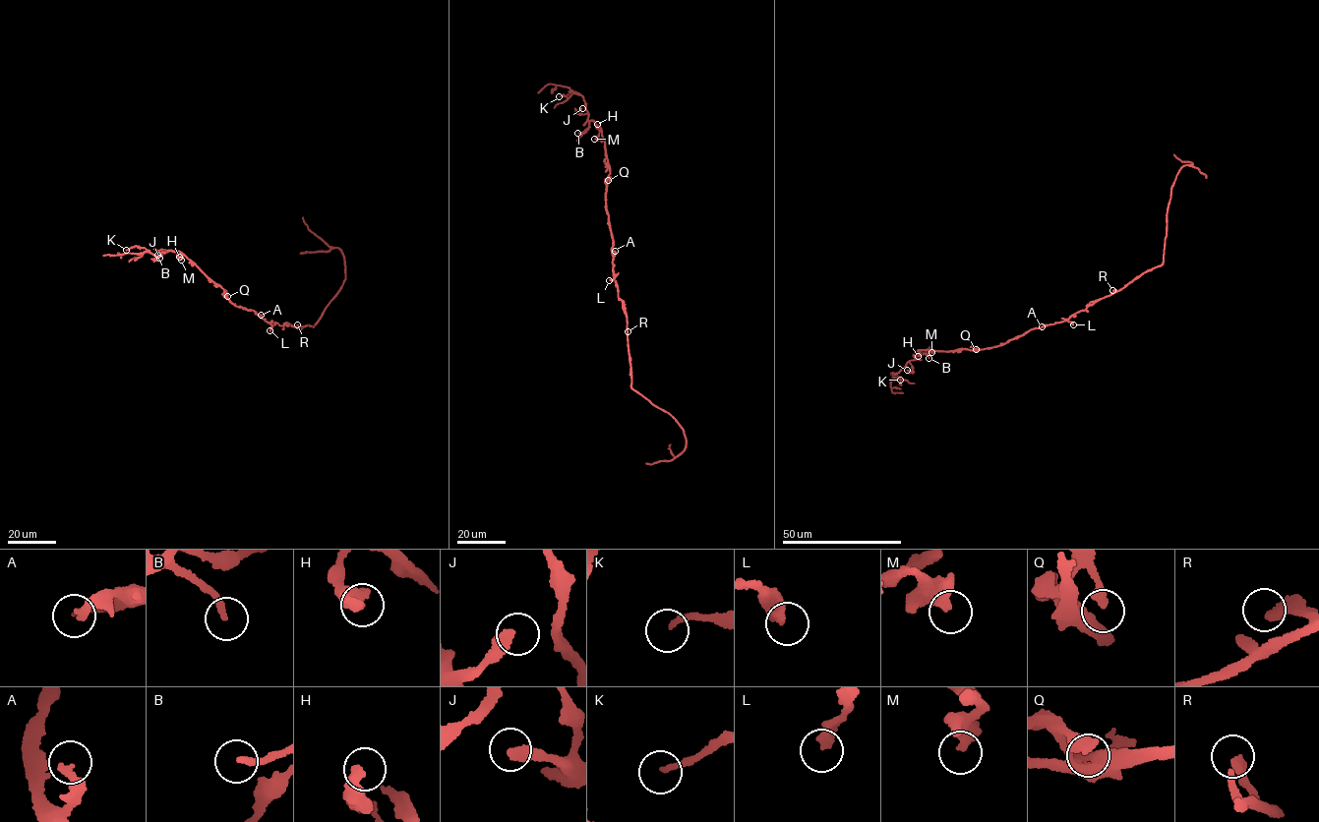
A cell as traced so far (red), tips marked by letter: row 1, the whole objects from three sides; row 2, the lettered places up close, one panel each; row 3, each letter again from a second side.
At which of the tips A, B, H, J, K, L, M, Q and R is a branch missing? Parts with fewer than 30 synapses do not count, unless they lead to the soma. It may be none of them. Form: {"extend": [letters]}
{"extend": []}

